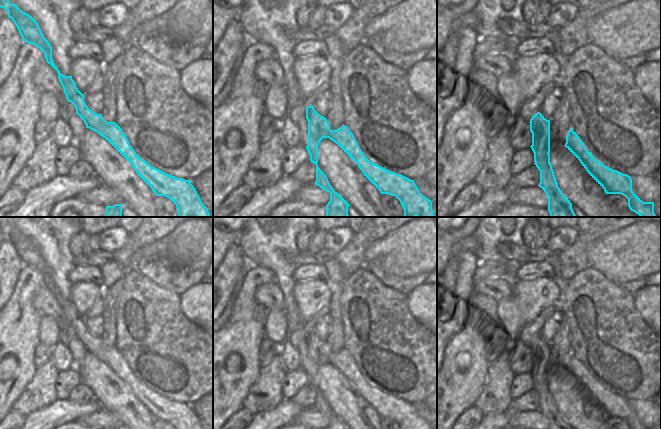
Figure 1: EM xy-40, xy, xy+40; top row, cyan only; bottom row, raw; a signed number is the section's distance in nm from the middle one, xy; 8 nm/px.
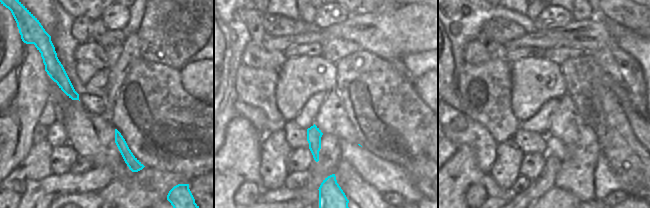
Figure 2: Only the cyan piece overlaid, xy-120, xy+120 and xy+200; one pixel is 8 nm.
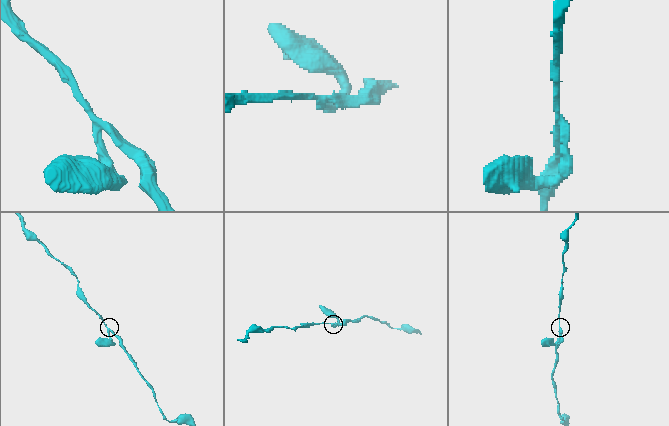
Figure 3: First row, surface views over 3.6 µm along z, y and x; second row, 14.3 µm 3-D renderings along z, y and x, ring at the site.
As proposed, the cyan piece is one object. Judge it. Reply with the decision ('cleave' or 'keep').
cleave

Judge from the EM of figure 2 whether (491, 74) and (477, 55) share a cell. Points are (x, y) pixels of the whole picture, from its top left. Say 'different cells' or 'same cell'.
different cells

